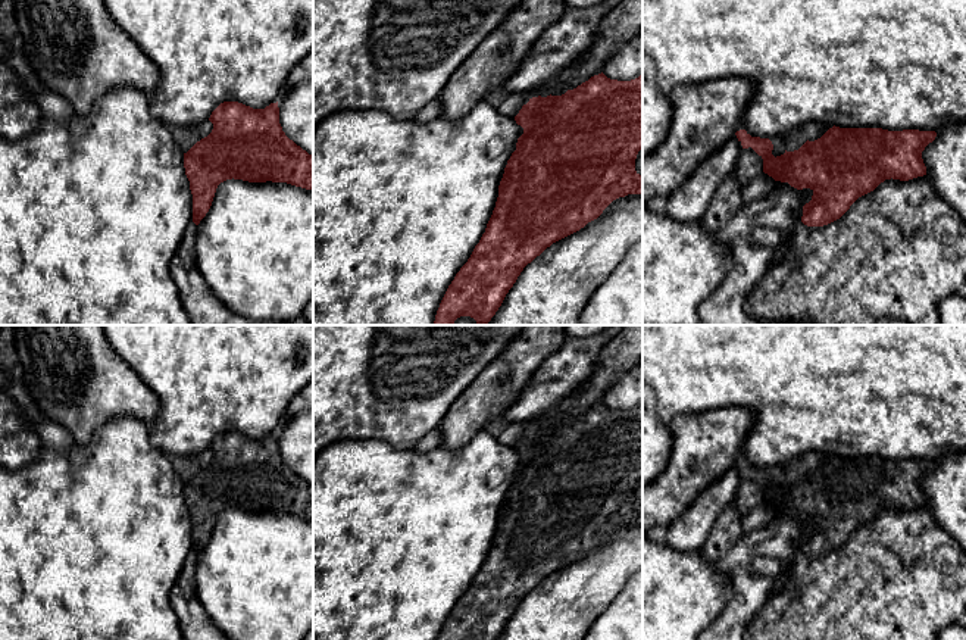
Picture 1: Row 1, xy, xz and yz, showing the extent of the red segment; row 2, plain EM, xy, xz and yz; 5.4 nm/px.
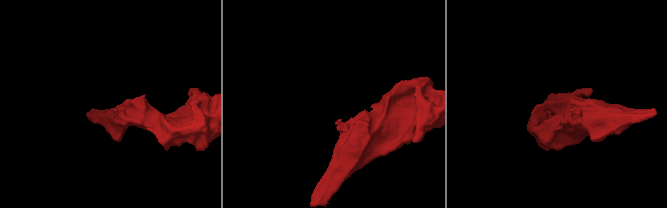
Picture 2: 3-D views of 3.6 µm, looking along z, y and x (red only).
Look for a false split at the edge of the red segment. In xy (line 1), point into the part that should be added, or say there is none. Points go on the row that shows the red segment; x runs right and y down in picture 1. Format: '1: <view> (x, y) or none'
1: none

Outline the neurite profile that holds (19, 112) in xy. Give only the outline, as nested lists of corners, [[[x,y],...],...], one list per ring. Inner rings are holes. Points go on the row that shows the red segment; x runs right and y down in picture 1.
[[[0,62],[0,138],[16,141],[38,129],[44,113],[22,78]]]

